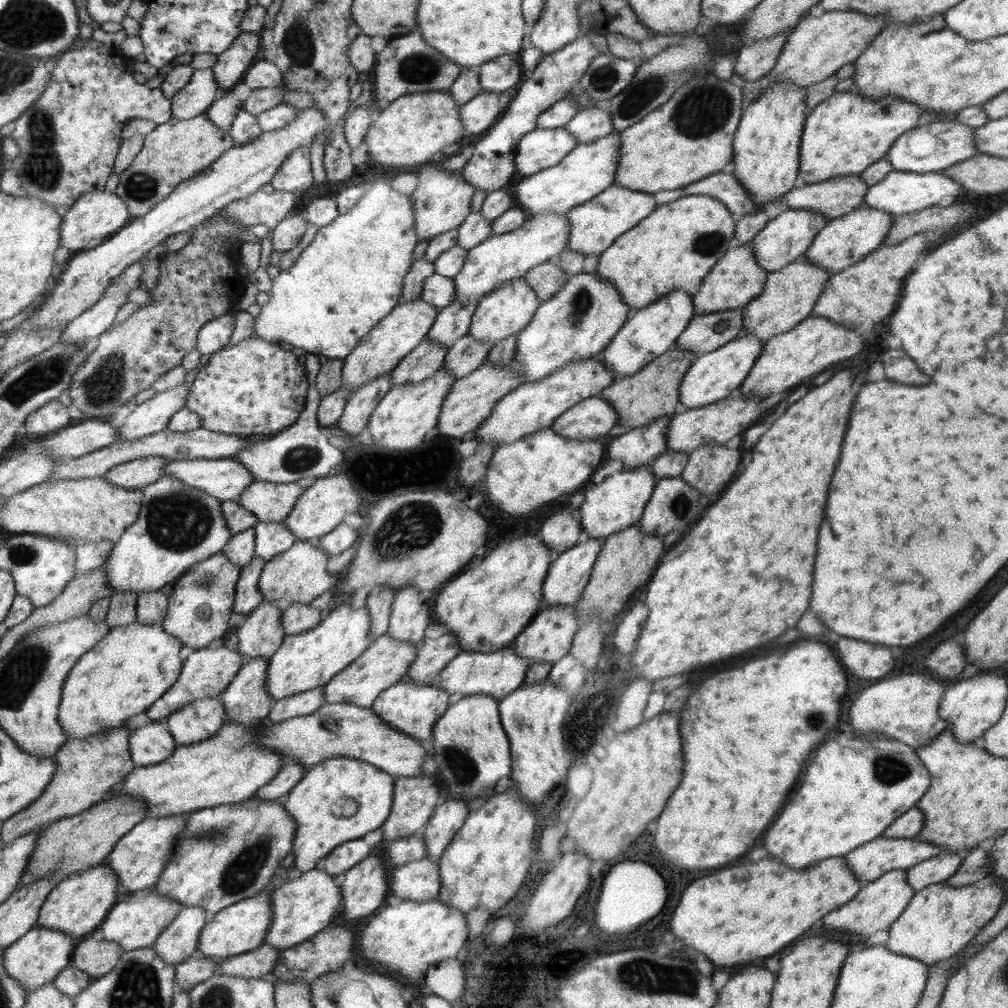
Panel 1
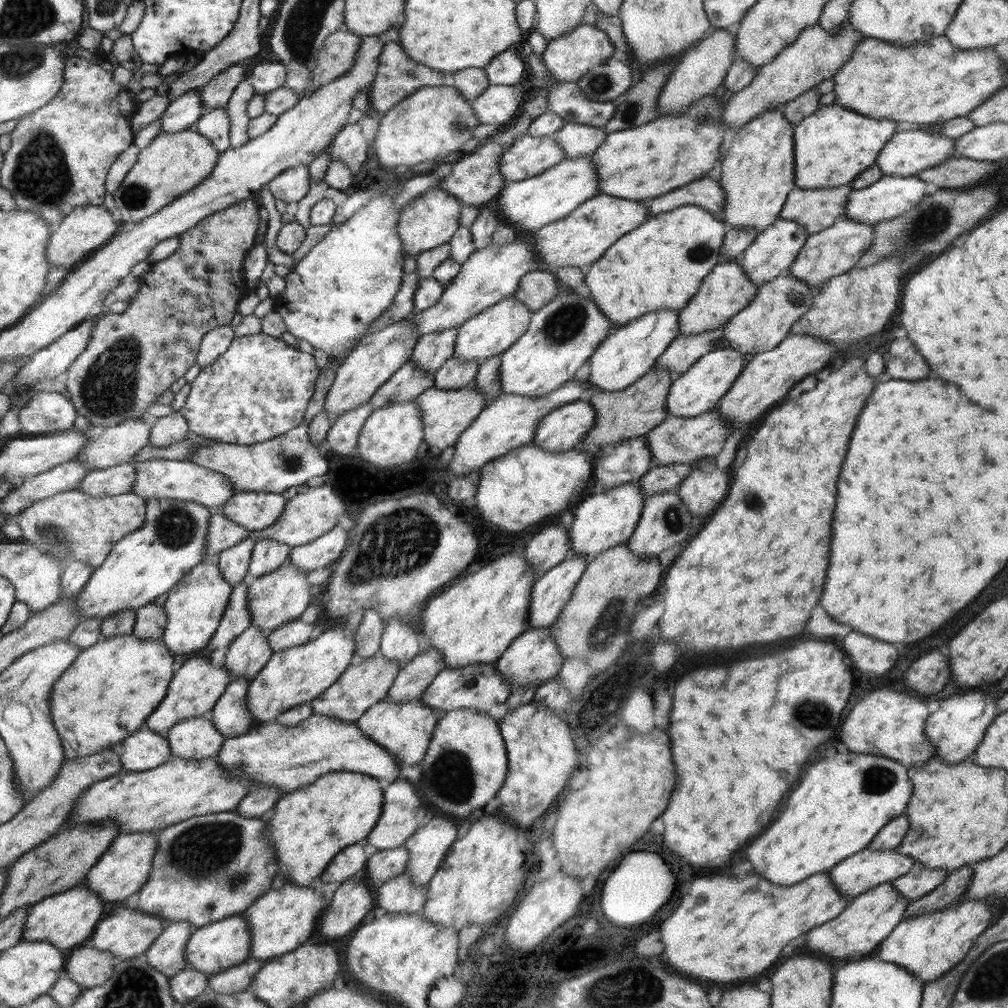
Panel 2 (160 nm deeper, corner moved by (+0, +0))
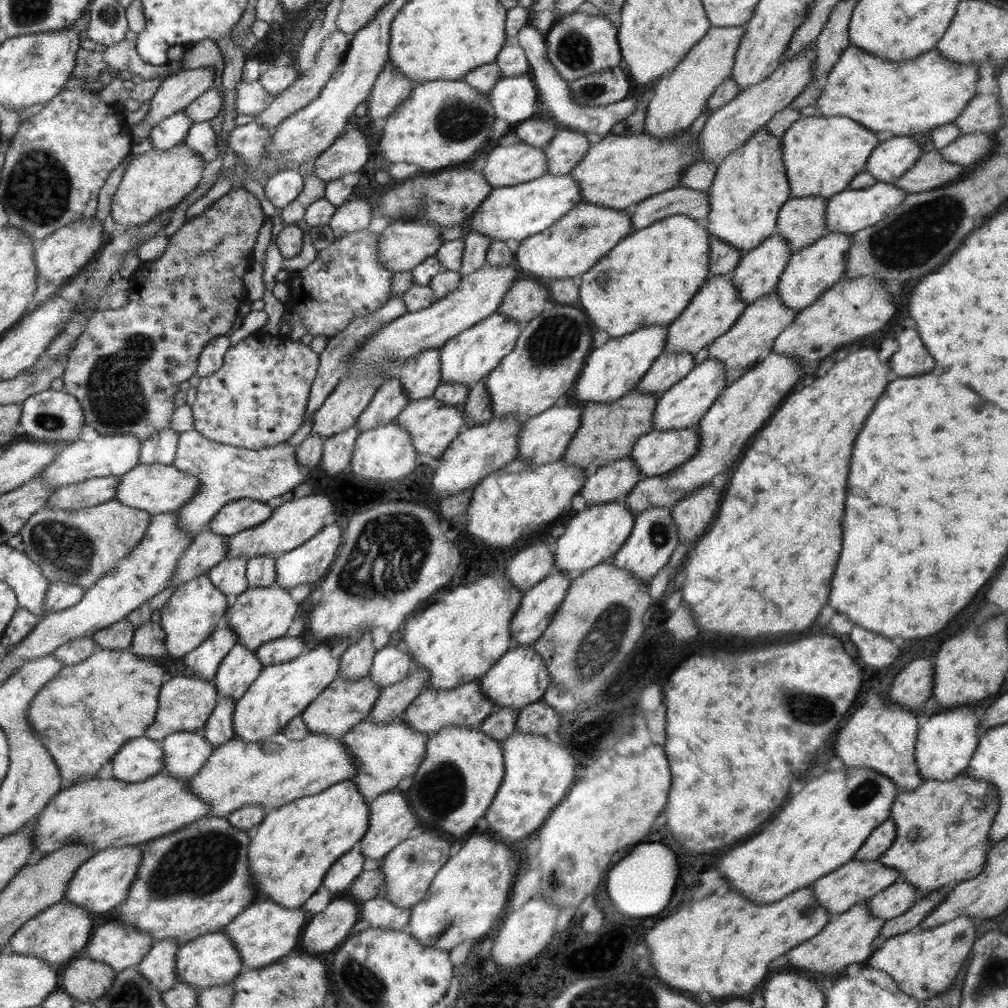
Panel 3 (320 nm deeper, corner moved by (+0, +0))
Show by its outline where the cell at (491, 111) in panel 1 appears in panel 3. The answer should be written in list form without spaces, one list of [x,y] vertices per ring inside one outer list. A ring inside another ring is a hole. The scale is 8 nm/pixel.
[[[526,73],[520,76],[506,77],[498,81],[490,92],[496,120],[506,122],[522,122],[526,118],[536,116],[539,110],[539,94],[535,81]]]

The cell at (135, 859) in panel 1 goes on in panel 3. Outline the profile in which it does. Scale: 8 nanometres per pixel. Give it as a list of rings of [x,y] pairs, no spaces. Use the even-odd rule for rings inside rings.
[[[138,845],[97,851],[75,870],[74,878],[65,890],[64,899],[85,908],[93,915],[104,914],[118,906],[128,896],[130,885],[136,878],[140,864],[141,848]]]

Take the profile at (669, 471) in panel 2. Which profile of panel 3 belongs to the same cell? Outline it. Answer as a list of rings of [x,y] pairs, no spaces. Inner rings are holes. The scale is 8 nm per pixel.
[[[774,352],[756,363],[738,380],[724,387],[718,399],[697,424],[702,444],[698,446],[696,454],[668,474],[644,477],[638,482],[623,498],[629,510],[638,515],[653,506],[672,509],[678,501],[711,482],[720,472],[728,472],[734,466],[736,458],[742,454],[748,438],[752,438],[752,430],[760,430],[764,426],[764,418],[771,418],[780,402],[800,384],[800,380],[804,378],[801,368],[801,362],[797,358]]]

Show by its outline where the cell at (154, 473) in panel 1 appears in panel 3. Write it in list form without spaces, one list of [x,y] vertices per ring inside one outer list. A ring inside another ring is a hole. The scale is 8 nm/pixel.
[[[121,476],[89,478],[84,482],[57,488],[44,507],[56,510],[78,510],[96,506],[115,498],[116,487]]]

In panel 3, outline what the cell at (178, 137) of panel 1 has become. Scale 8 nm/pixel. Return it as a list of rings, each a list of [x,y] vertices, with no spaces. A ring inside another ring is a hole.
[[[182,142],[168,150],[152,149],[130,162],[111,202],[111,215],[124,226],[148,222],[162,211],[176,207],[202,180],[205,168],[202,157]]]

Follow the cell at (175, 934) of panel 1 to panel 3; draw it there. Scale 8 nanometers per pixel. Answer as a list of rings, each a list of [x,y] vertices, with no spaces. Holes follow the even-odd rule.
[[[175,938],[155,941],[142,962],[137,964],[140,974],[153,984],[158,992],[170,990],[170,987],[178,980],[175,966],[179,947]]]

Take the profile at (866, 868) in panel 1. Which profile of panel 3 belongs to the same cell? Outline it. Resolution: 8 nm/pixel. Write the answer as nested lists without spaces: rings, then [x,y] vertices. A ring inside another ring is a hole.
[[[852,859],[830,874],[814,881],[812,884],[813,896],[820,906],[823,906],[833,917],[846,912],[858,903],[868,902],[869,898],[899,881],[900,876],[901,874],[895,868],[881,864],[879,860]]]

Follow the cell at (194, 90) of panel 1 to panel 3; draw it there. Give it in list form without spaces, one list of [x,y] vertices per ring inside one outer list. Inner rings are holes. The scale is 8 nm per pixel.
[[[185,109],[156,123],[149,135],[154,146],[153,149],[168,150],[180,145],[188,135],[192,123],[185,113]]]

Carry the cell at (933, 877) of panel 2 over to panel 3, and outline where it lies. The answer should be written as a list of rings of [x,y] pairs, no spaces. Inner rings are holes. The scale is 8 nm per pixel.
[[[899,880],[869,898],[867,907],[873,916],[887,921],[906,912],[920,898],[913,884]]]

